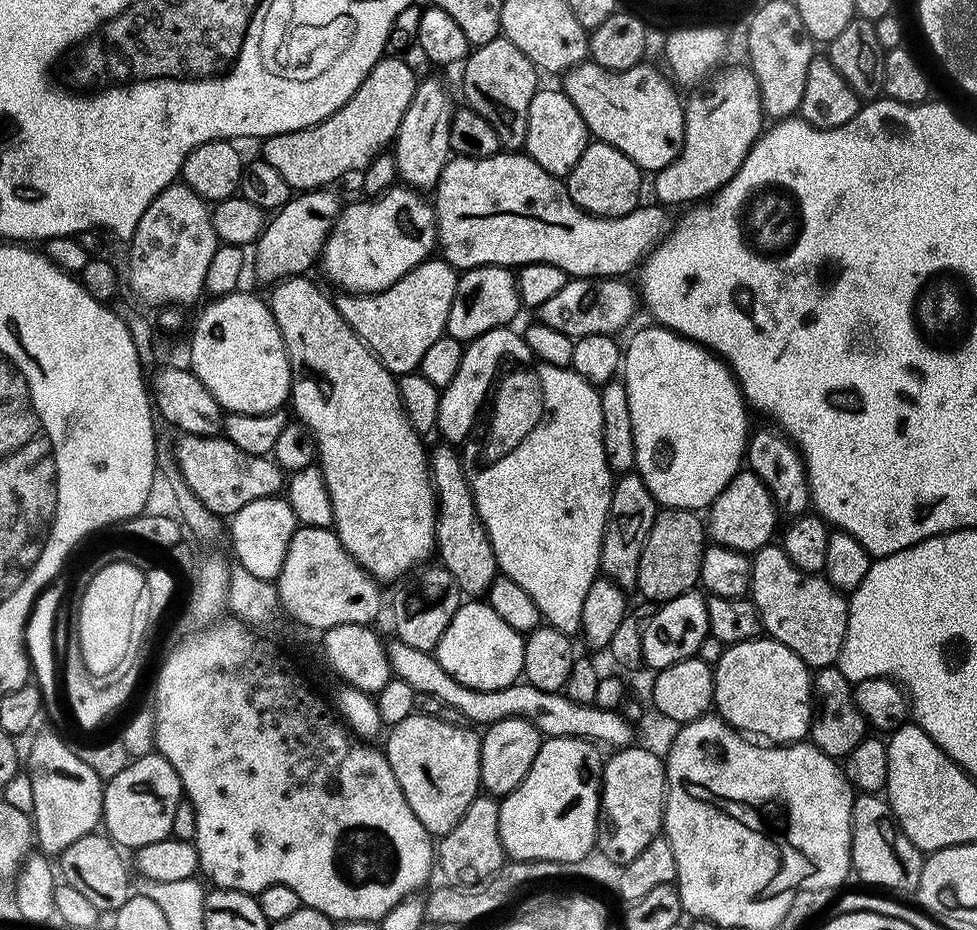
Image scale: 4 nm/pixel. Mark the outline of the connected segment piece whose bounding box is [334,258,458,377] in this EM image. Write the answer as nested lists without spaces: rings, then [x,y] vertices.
[[[436,259],[425,260],[423,264],[410,270],[401,280],[394,282],[386,290],[363,294],[340,294],[340,297],[337,295],[334,300],[336,309],[354,330],[357,338],[388,367],[389,372],[397,377],[417,371],[422,358],[426,355],[426,349],[434,342],[438,342],[438,338],[445,335],[448,327],[450,302],[454,302],[458,272],[457,269],[450,267],[447,259]]]

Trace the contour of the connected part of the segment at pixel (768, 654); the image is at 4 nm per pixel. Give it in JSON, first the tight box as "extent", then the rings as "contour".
{"extent":[714,638,814,746],"contour":[[[757,638],[727,645],[722,658],[714,666],[714,675],[715,711],[720,719],[726,721],[732,728],[756,738],[763,738],[776,746],[795,744],[809,735],[814,715],[812,672],[808,665],[802,662],[802,658],[798,658],[798,654],[790,650],[790,646],[782,646],[782,642],[771,638]]]}

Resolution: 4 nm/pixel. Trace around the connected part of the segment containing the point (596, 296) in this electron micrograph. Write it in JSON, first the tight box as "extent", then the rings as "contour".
{"extent":[538,278,638,338],"contour":[[[568,278],[565,285],[555,295],[551,295],[546,302],[538,307],[539,323],[550,326],[554,330],[562,330],[562,334],[579,338],[590,334],[620,334],[620,331],[632,320],[632,315],[638,308],[638,292],[624,280],[612,280],[613,278]]]}

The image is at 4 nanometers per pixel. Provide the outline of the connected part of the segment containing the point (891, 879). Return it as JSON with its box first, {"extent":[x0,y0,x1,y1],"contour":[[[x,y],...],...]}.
{"extent":[850,792,926,893],"contour":[[[875,792],[859,793],[851,801],[850,822],[852,823],[851,871],[854,876],[873,884],[868,886],[876,890],[915,893],[922,878],[922,866],[926,856],[914,846],[914,842],[910,842],[910,838],[906,838],[887,799]]]}

